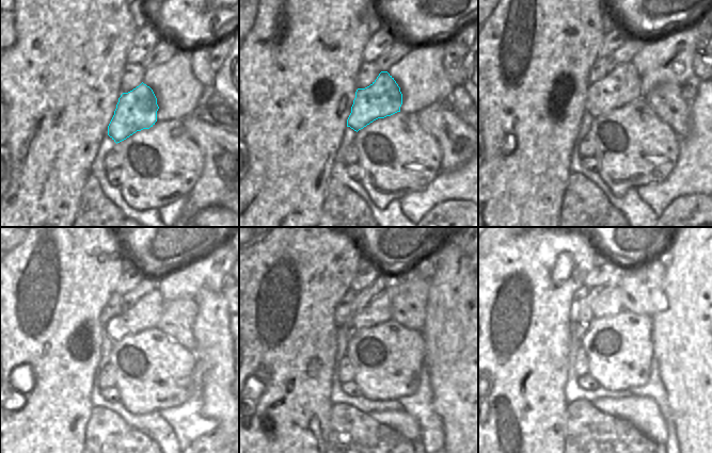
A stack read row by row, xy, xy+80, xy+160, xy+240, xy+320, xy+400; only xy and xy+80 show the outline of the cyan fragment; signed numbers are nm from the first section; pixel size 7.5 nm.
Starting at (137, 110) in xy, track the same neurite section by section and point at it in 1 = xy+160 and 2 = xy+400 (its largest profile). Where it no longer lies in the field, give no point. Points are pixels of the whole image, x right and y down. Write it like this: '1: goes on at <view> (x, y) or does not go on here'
1: goes on at xy+160 (622, 85)
2: goes on at xy+400 (607, 304)

